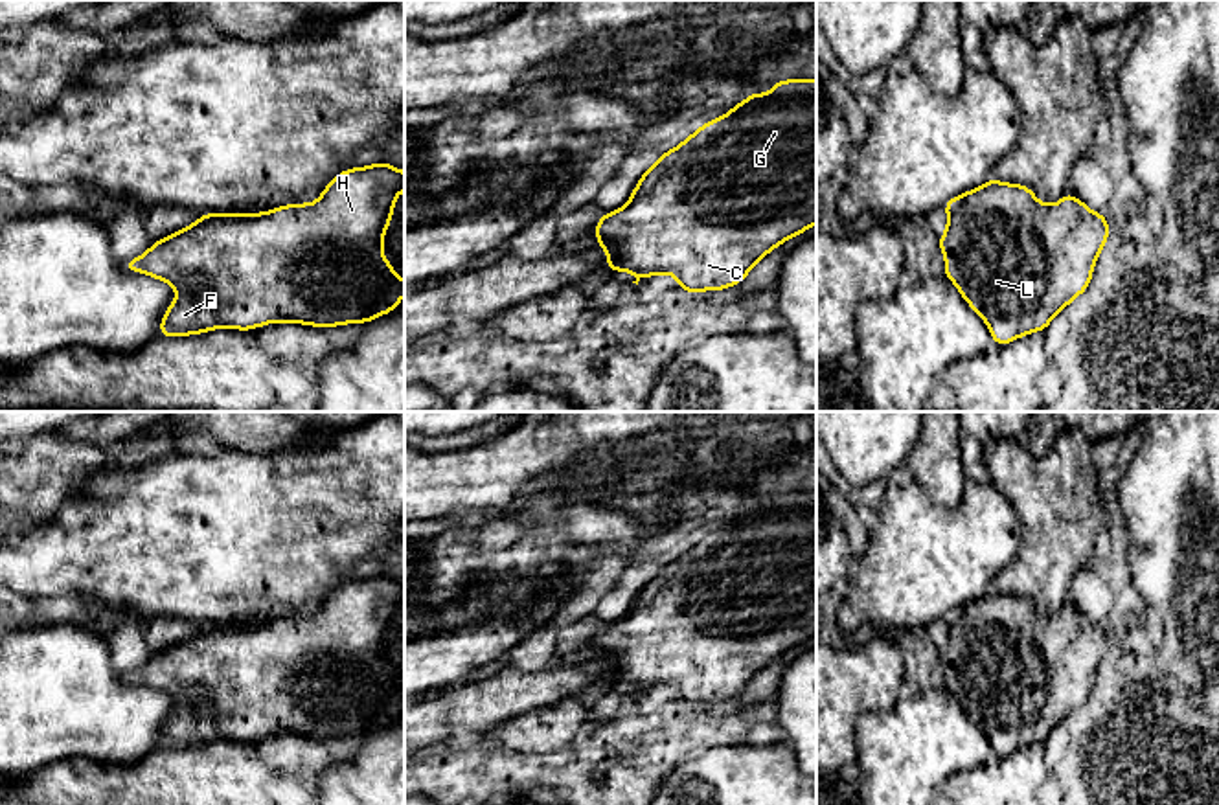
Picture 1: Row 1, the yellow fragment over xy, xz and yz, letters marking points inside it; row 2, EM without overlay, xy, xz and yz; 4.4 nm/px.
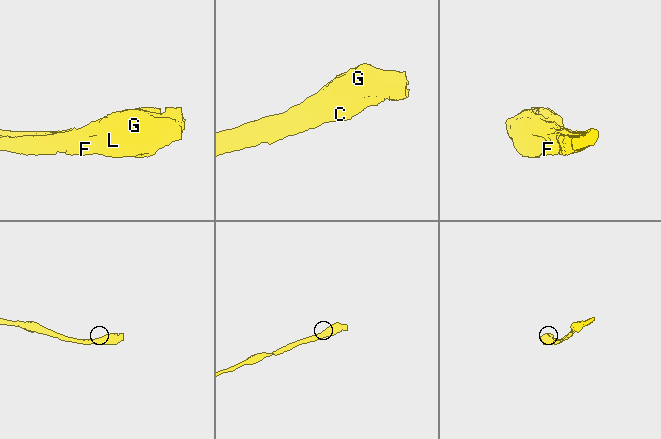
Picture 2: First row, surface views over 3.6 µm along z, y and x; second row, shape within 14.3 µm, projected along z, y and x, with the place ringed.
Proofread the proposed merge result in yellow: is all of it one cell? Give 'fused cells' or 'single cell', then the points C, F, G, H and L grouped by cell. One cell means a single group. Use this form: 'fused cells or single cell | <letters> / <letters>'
single cell | C F G H L

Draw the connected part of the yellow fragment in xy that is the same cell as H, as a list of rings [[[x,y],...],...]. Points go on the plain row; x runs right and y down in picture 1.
[[[379,573],[346,581],[327,595],[313,616],[287,616],[265,625],[208,625],[169,649],[153,654],[138,671],[123,673],[125,682],[143,684],[177,700],[178,709],[167,719],[160,748],[186,748],[219,739],[256,741],[272,733],[314,739],[368,735],[388,726],[404,708],[404,691],[393,687],[393,676],[382,667],[384,641],[390,638],[395,608],[404,601],[404,584]]]

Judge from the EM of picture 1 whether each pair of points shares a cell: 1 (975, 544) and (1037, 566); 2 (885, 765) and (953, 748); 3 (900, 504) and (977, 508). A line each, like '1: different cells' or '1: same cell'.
1: different cells
2: same cell
3: same cell

